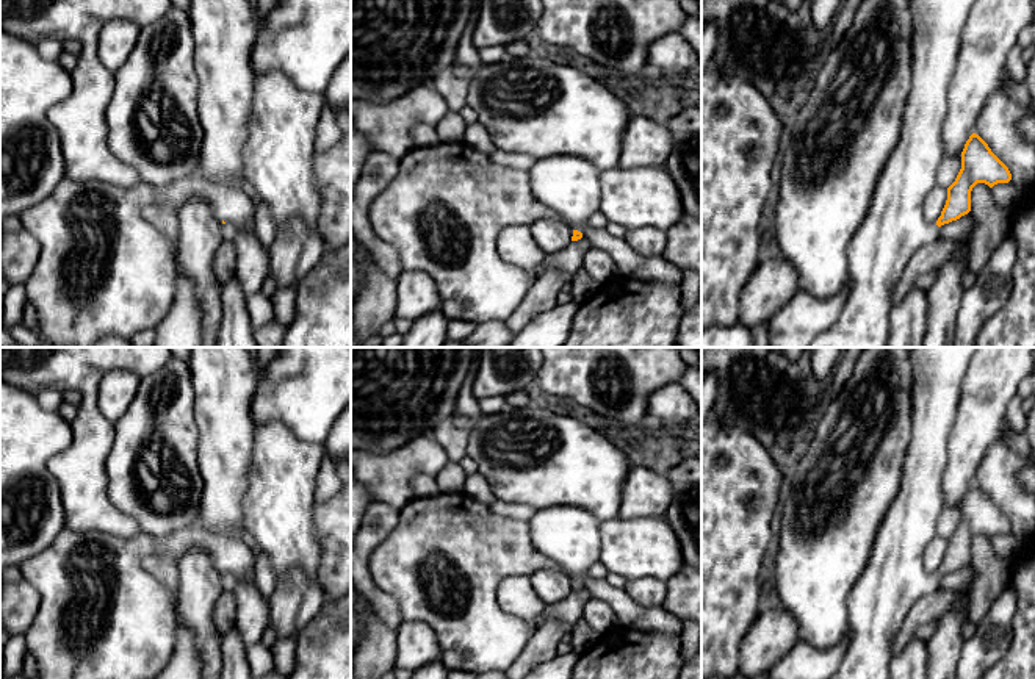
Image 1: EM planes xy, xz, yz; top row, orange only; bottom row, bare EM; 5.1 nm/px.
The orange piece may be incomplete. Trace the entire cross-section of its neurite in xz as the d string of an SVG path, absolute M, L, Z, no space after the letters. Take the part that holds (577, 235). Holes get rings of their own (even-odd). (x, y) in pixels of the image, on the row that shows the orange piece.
M575 155L537 160L529 169L534 199L573 227L572 241L582 238L579 228L593 213L600 211L601 172L595 163Z

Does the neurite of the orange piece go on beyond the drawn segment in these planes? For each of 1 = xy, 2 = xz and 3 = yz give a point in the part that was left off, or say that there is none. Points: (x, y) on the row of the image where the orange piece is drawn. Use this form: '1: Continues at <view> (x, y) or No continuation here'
1: No continuation here
2: Continues at xz (569, 185)
3: No continuation here

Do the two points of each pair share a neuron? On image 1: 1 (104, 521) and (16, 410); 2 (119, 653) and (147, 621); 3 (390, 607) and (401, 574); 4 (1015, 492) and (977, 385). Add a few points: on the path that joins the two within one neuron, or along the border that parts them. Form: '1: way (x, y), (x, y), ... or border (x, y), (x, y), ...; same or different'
1: border (69, 423), (71, 443), (47, 463), (58, 492); different
2: way (124, 645), (140, 629); same
3: border (370, 568), (371, 579), (396, 599), (404, 620); different
4: border (998, 435), (977, 470); different

